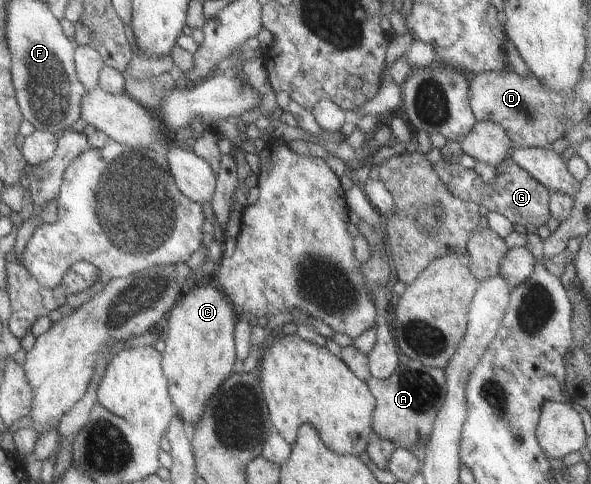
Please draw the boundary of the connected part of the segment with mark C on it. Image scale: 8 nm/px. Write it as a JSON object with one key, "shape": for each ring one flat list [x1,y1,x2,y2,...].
{"shape":[[199,278,195,288,183,294,169,311,161,366,168,380,174,414,191,426,191,433,202,418,207,401,233,373,237,360,234,345,236,319,230,300,221,290,209,284,208,278]]}

